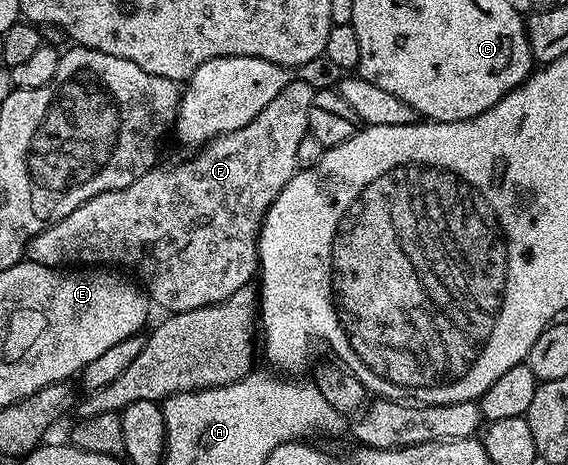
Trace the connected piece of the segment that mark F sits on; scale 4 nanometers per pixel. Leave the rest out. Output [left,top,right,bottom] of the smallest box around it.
[26,80,315,314]

